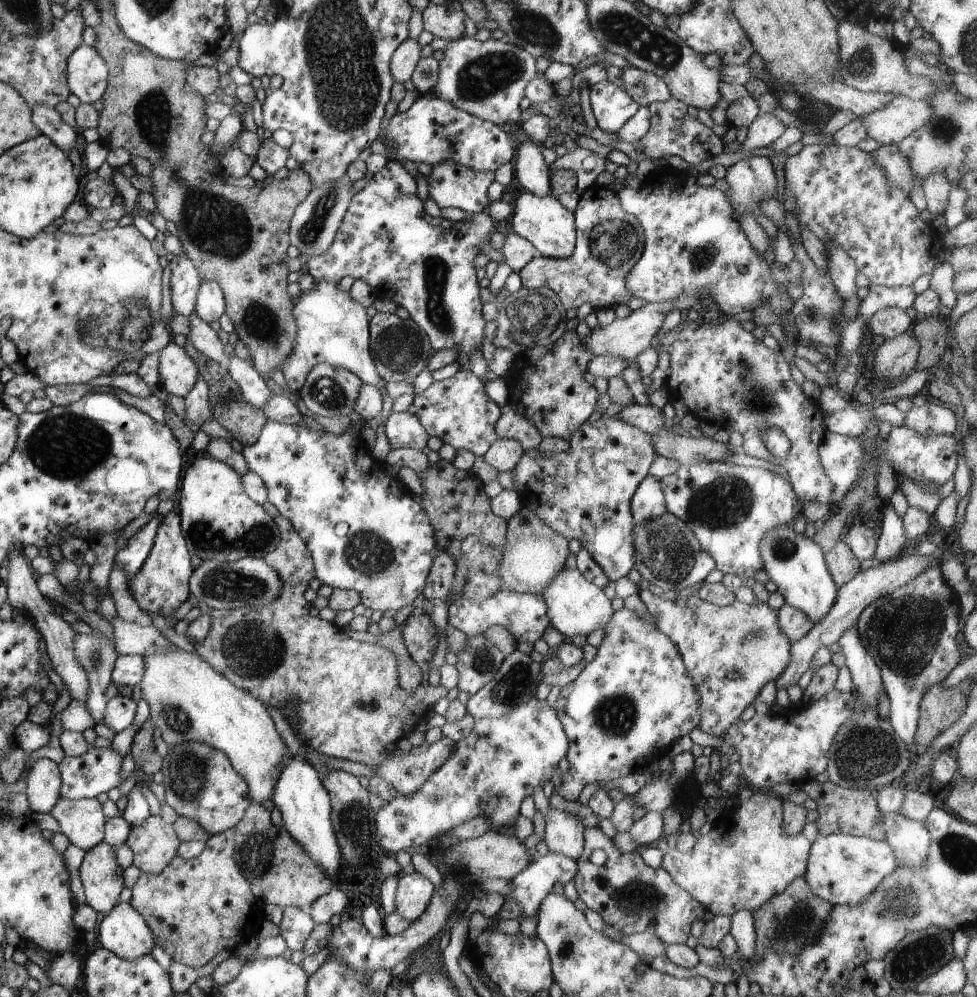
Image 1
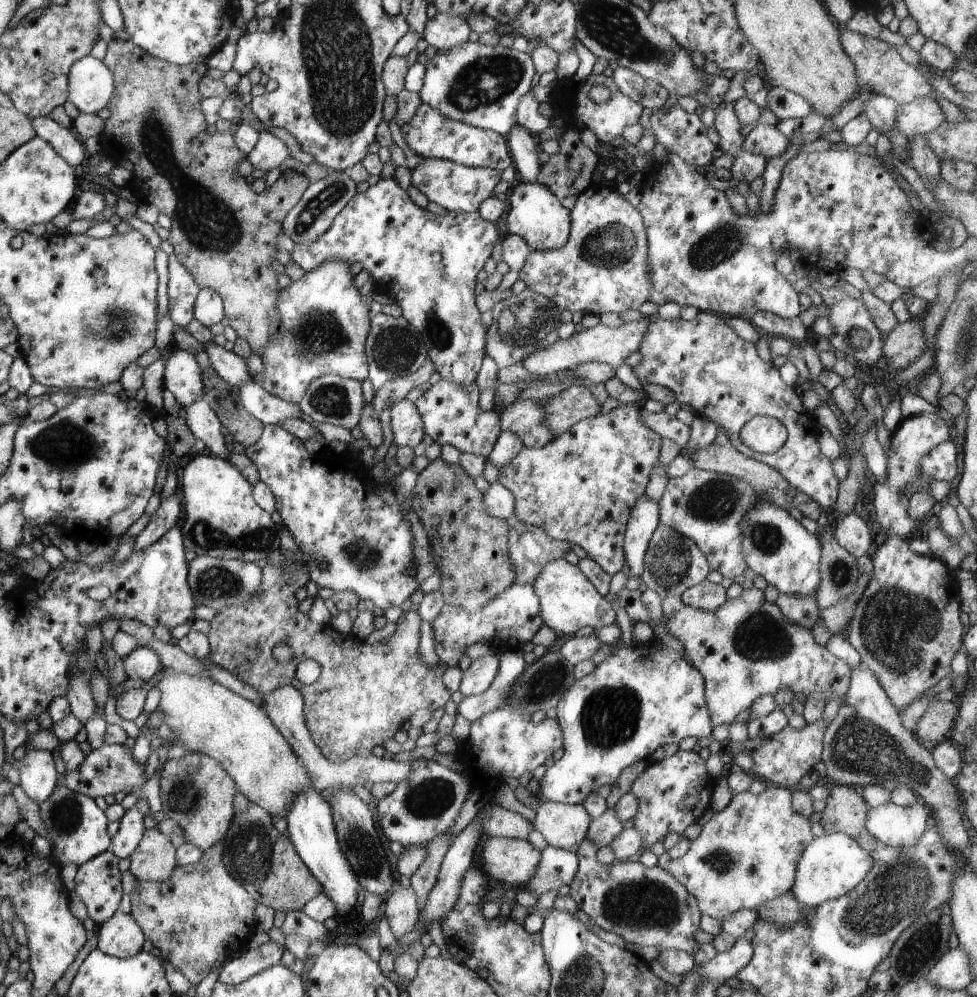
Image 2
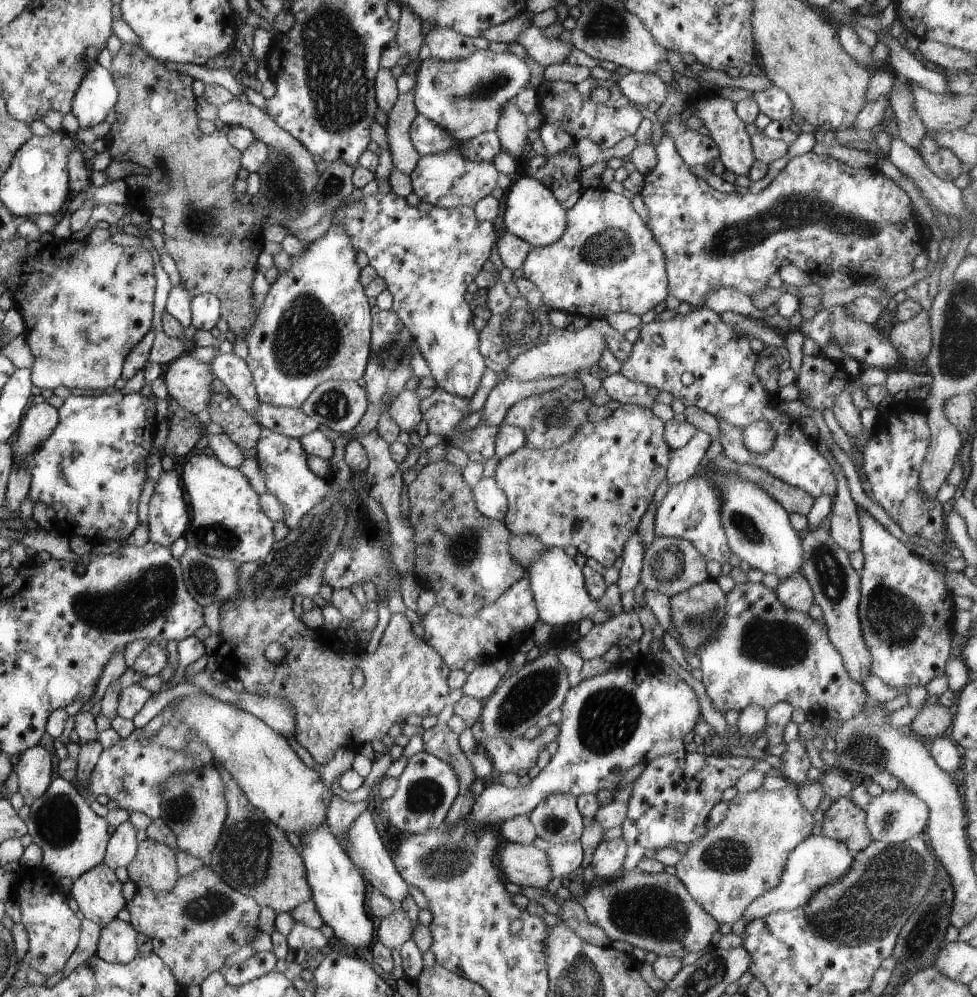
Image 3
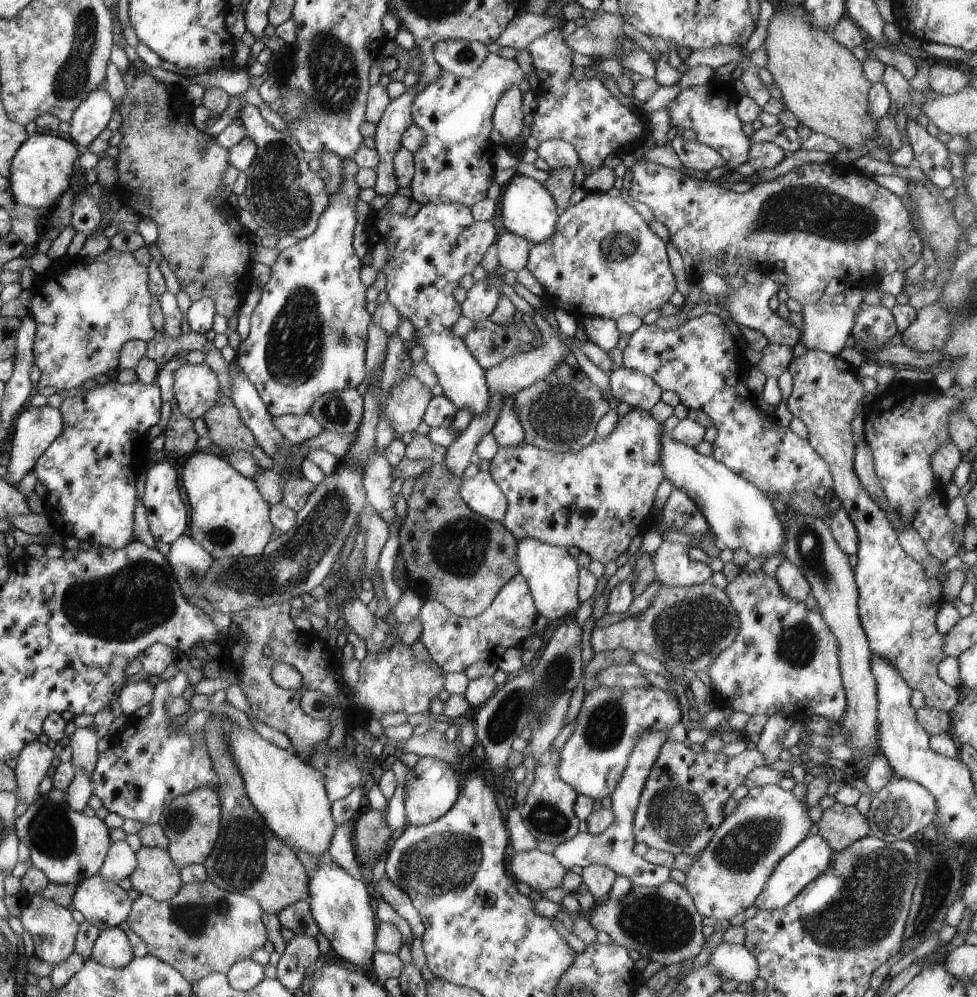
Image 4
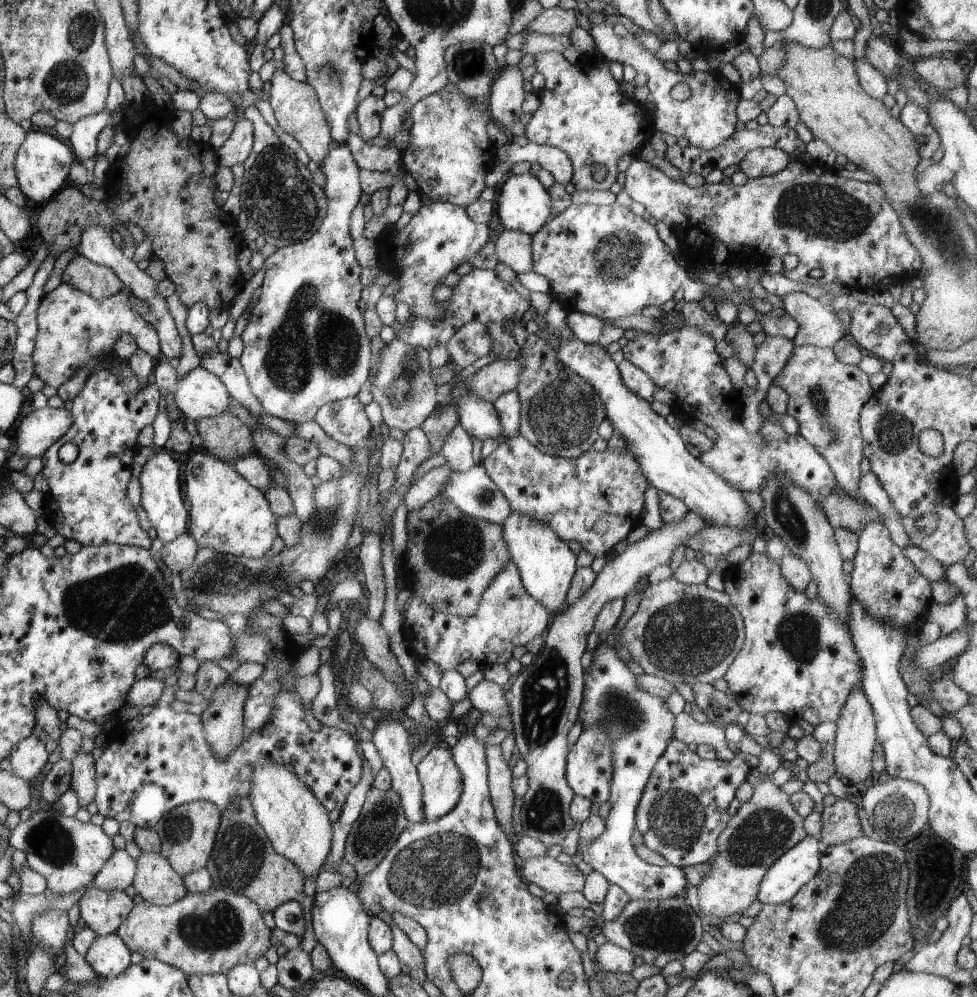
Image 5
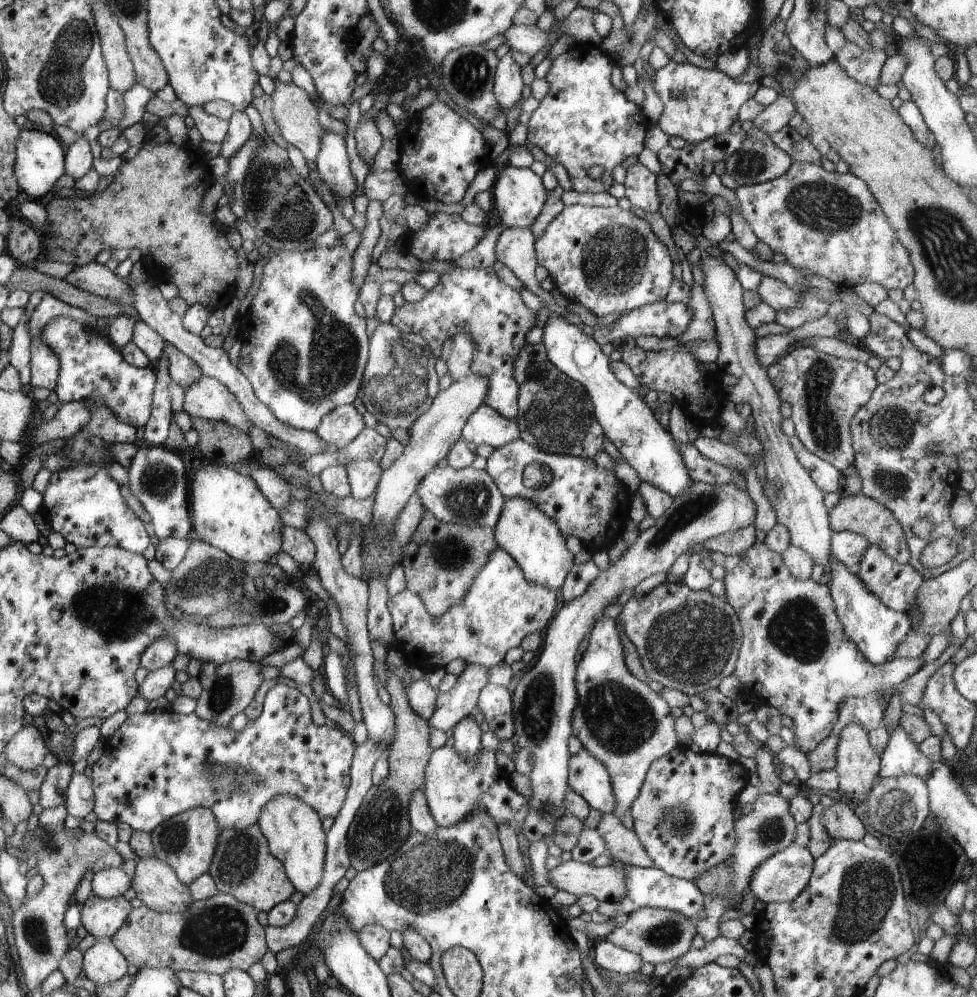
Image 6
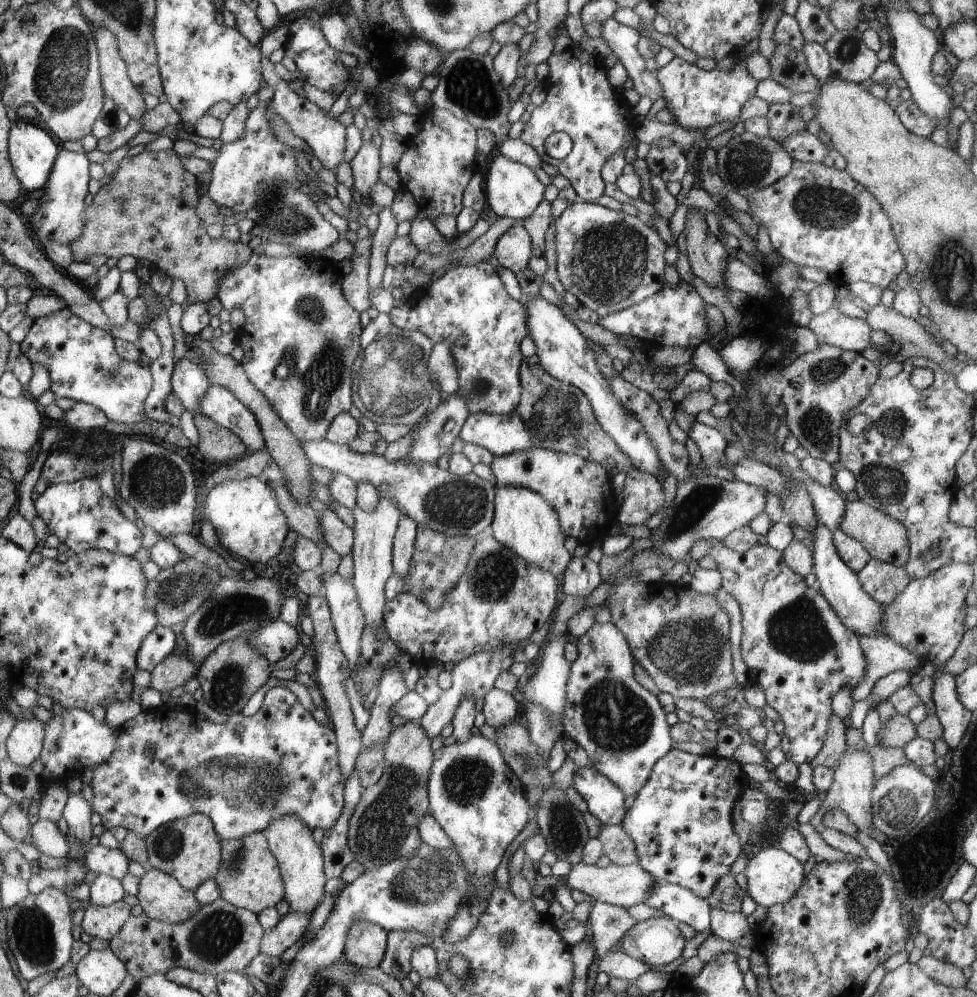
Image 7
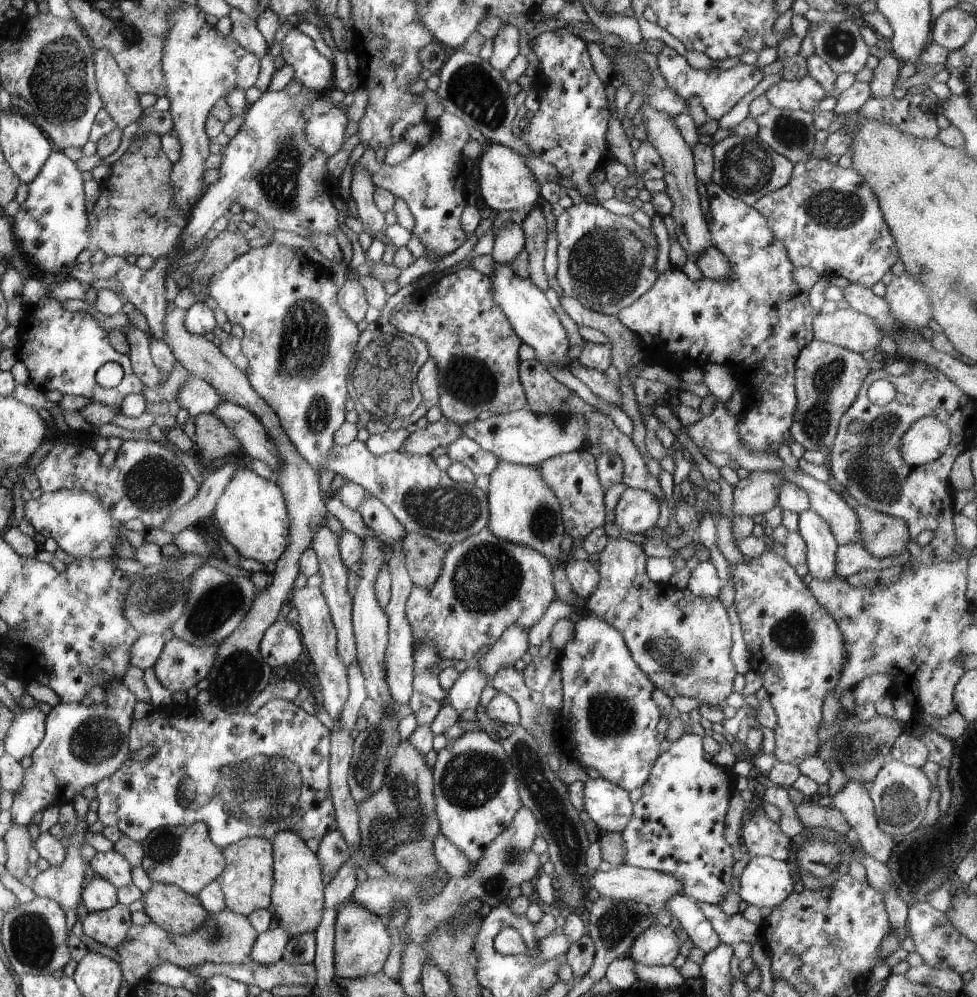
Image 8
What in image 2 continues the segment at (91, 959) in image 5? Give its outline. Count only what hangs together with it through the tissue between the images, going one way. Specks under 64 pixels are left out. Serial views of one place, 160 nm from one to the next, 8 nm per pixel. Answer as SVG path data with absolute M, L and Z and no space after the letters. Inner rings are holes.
M121 911L99 926L98 950L115 958L131 958L142 951L142 932L143 928L132 918L132 914Z

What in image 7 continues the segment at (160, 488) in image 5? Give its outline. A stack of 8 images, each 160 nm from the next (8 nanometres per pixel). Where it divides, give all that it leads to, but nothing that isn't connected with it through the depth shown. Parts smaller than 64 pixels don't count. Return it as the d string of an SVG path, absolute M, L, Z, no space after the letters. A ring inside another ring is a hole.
M124 440L122 442L122 480L117 494L134 508L137 518L164 538L191 534L196 524L196 480L190 464L176 451L156 444L154 440Z

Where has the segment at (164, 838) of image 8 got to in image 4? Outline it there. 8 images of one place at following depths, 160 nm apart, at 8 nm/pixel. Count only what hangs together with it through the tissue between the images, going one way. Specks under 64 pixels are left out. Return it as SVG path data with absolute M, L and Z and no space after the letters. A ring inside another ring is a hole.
M203 786L183 796L176 796L162 811L158 820L170 840L166 850L170 852L177 867L203 865L222 832L222 800L216 788Z

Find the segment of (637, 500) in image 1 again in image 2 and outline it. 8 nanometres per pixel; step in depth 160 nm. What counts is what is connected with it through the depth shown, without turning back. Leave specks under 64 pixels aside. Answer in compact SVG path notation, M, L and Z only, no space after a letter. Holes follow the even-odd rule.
M642 494L630 512L624 536L624 559L628 564L631 578L640 578L644 572L644 566L646 566L644 560L650 538L659 525L659 502Z

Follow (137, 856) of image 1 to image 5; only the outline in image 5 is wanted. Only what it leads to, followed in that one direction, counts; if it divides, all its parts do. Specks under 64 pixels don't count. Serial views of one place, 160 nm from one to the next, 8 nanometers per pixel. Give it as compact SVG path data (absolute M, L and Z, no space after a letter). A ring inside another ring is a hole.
M144 853L137 859L133 886L144 901L165 907L189 893L185 877L160 853Z

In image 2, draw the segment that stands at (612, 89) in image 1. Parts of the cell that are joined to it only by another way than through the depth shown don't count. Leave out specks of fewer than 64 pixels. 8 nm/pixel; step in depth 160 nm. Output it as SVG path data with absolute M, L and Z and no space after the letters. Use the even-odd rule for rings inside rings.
M603 74L598 76L590 75L586 78L586 82L584 82L583 85L577 88L574 87L573 92L576 96L576 105L569 114L569 117L579 120L583 129L591 130L594 135L598 137L600 143L604 142L604 144L610 144L614 138L618 138L618 136L622 135L626 126L631 126L639 122L643 107L634 102L634 100L628 98L628 96L624 96L614 83L612 77L608 78ZM594 84L602 84L602 86L606 86L610 92L610 98L603 104L592 102L590 96L588 96L588 92L590 92L590 88L592 88Z

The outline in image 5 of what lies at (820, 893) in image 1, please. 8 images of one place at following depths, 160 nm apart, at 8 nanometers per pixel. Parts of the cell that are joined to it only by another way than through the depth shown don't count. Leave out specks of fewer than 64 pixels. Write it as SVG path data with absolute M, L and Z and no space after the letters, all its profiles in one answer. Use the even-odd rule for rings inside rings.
M806 835L769 866L758 887L757 899L762 905L788 902L803 884L818 874L822 854L819 841Z

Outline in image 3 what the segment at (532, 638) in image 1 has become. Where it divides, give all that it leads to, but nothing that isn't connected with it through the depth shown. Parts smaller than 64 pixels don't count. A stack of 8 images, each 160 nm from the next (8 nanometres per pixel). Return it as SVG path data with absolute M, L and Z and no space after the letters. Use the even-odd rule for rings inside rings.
M525 576L492 604L480 609L471 617L463 617L438 604L434 605L421 617L424 626L423 639L442 657L451 671L463 670L467 662L479 656L484 661L494 661L507 646L520 646L532 637L532 629L539 616L537 606L530 588L530 581Z

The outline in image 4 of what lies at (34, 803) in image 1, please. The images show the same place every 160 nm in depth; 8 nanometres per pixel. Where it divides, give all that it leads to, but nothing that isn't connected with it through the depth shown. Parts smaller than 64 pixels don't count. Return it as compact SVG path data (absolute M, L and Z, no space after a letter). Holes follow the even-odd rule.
M36 739L24 746L17 757L15 777L17 780L17 801L30 806L40 796L38 784L46 778L48 768L54 760L54 752L47 744Z

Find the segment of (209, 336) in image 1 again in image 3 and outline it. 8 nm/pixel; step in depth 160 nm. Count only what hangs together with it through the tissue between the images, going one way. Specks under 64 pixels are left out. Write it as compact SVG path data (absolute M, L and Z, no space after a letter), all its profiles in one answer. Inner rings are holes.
M233 352L229 354L220 353L210 363L215 378L222 380L228 392L235 396L245 411L250 416L261 405L257 395L253 374L246 360Z

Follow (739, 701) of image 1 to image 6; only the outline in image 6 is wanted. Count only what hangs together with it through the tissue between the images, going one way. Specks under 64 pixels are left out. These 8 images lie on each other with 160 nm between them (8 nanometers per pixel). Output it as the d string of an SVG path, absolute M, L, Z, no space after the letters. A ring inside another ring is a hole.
M756 541L742 554L727 556L725 562L726 600L736 611L741 624L741 647L732 674L742 684L740 696L745 702L764 703L790 716L793 733L798 738L795 746L799 751L812 752L831 734L844 699L862 698L870 692L878 693L887 688L894 690L924 666L920 657L894 659L879 665L871 663L846 636L828 585L811 578L797 579L784 564L782 555L770 550L765 543Z

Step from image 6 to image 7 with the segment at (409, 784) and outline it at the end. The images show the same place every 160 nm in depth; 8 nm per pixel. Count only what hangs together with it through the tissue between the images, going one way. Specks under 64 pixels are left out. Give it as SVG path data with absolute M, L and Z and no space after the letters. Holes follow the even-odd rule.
M407 721L402 727L394 730L396 732L391 732L386 740L385 769L382 776L376 784L365 789L349 820L347 843L354 858L365 870L384 866L396 859L411 859L424 844L417 828L423 817L430 814L427 784L434 760L430 747L431 738L416 721Z

